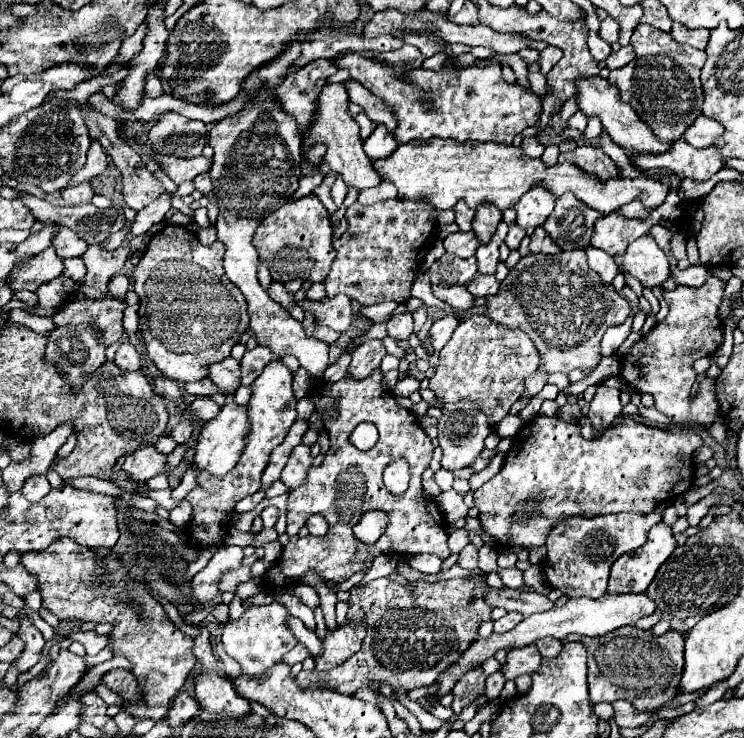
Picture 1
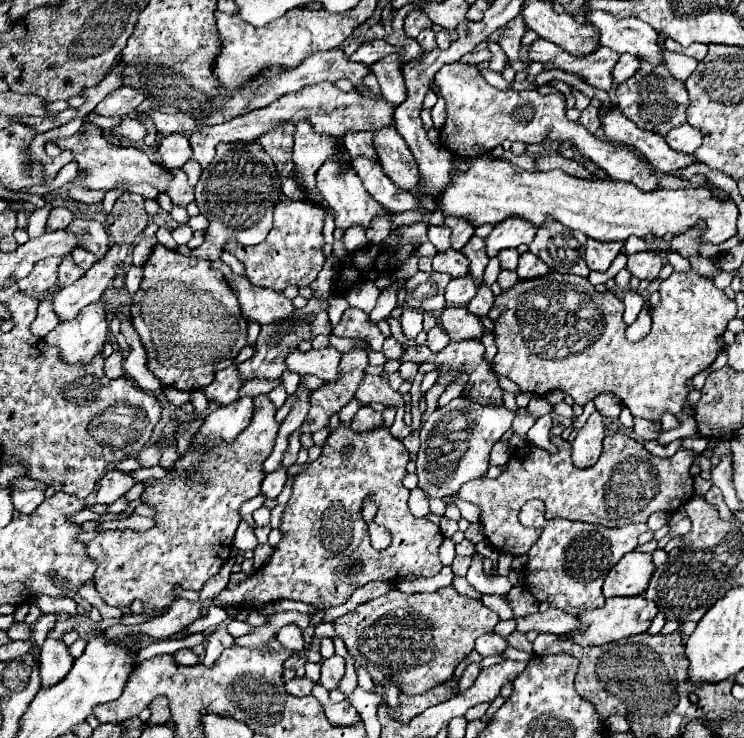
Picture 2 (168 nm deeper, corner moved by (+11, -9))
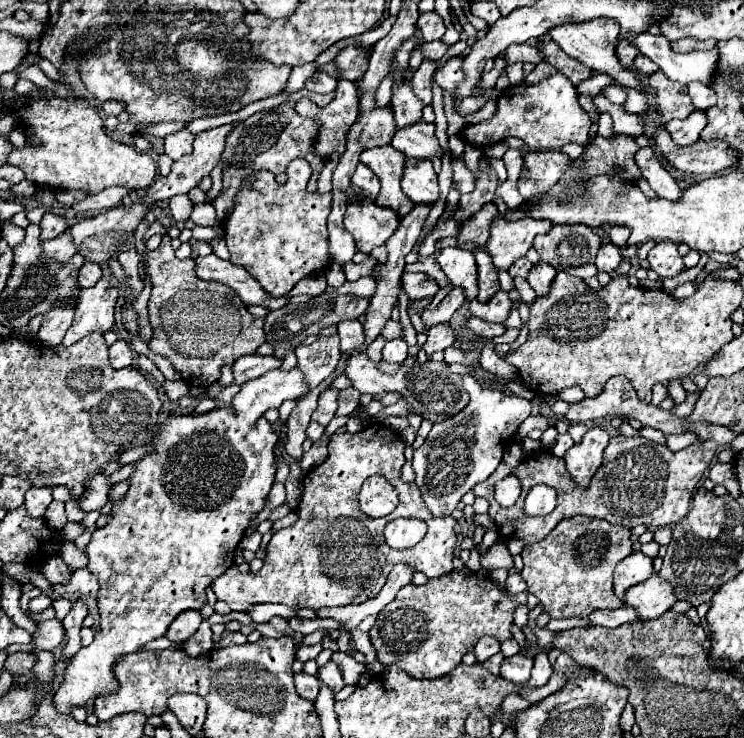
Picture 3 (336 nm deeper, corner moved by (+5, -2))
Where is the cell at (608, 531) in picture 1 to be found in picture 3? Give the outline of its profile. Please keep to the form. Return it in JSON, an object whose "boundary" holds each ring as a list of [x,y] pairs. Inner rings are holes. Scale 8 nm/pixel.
{"boundary":[[[579,515],[561,521],[545,539],[527,545],[521,553],[525,563],[521,575],[527,591],[541,601],[543,611],[549,613],[551,619],[589,617],[595,609],[621,607],[623,601],[613,591],[611,573],[621,559],[633,553],[629,537],[629,529],[603,519]]]}

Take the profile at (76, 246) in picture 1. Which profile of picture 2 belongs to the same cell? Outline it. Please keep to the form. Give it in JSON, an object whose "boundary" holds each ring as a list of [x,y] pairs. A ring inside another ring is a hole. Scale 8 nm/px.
{"boundary":[[[71,254],[63,256],[63,260],[61,260],[57,272],[59,272],[59,284],[61,284],[61,286],[73,284],[75,280],[81,278],[81,274],[85,274],[85,270],[79,268],[79,266],[73,262],[73,256],[71,256]]]}

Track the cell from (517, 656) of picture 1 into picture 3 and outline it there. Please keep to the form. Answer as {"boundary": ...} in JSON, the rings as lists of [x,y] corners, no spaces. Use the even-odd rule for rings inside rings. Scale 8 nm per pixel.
{"boundary":[[[513,655],[513,657],[507,657],[503,661],[501,677],[507,677],[509,681],[515,681],[515,683],[527,683],[531,667],[533,667],[533,659],[531,657]]]}

